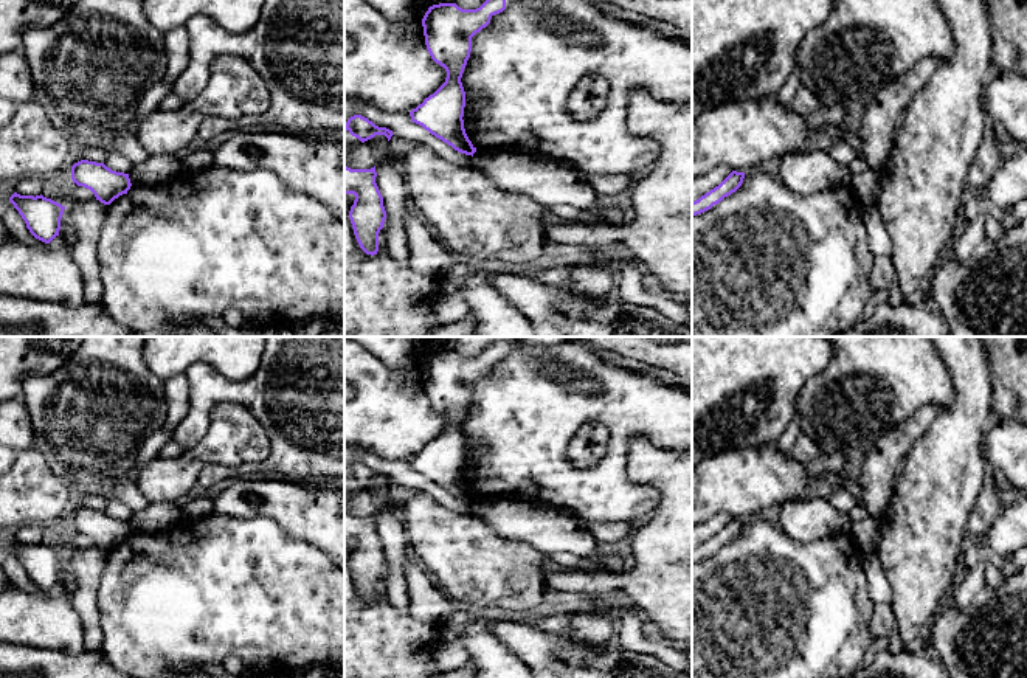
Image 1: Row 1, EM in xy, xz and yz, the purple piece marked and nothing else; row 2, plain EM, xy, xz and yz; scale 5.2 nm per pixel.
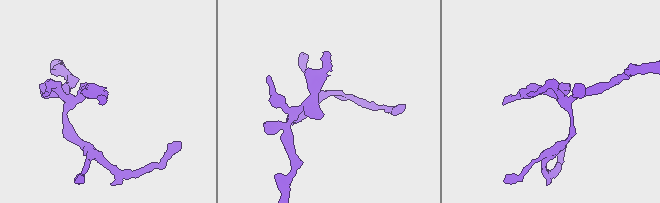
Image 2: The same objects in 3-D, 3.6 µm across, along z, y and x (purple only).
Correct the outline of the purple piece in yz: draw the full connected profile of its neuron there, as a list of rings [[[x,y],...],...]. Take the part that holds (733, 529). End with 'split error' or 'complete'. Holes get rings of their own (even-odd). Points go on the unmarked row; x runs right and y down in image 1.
[[[732,518],[718,534],[701,543],[698,548],[692,549],[692,565],[711,557],[724,545],[735,540],[742,534],[743,526],[745,520]]]; complete

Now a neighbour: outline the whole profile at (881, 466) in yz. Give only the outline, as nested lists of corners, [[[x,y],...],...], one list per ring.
[[[934,405],[918,408],[906,420],[887,430],[877,447],[864,459],[858,484],[861,486],[859,504],[867,517],[880,518],[886,514],[892,489],[901,464],[911,447],[922,438],[940,410]]]

